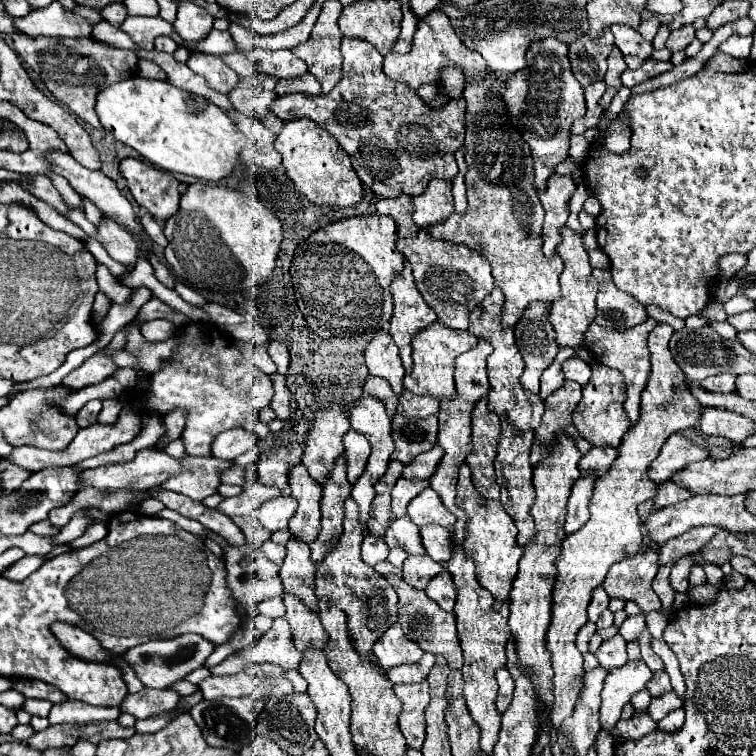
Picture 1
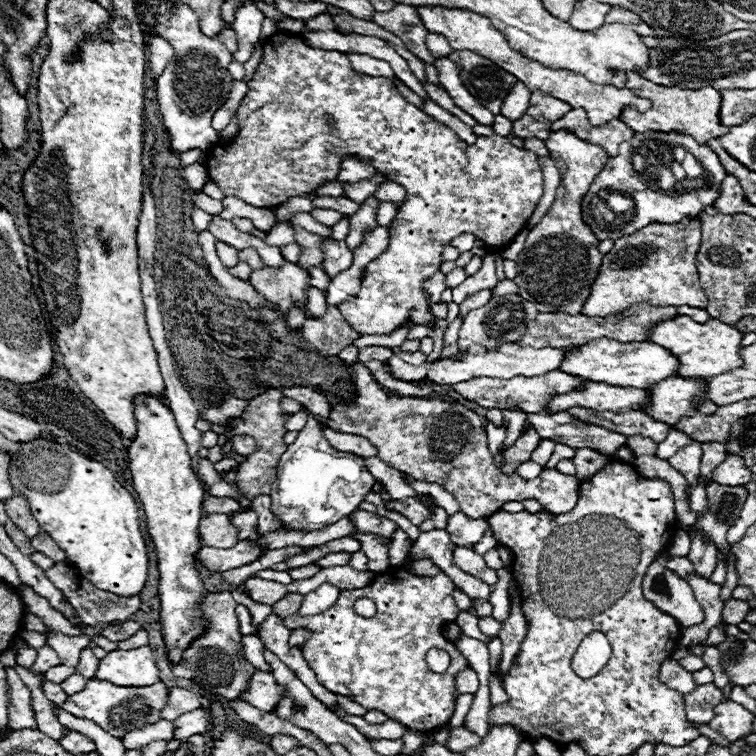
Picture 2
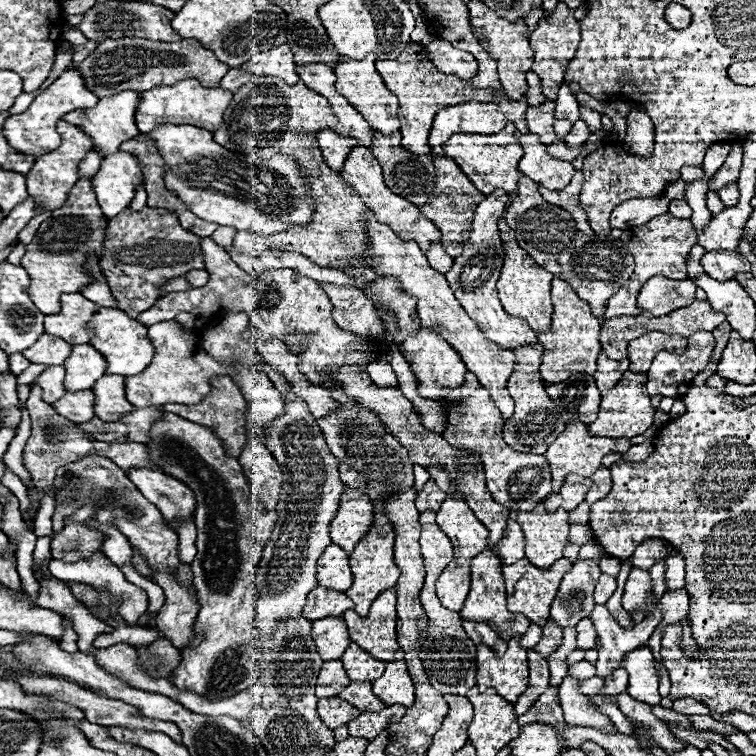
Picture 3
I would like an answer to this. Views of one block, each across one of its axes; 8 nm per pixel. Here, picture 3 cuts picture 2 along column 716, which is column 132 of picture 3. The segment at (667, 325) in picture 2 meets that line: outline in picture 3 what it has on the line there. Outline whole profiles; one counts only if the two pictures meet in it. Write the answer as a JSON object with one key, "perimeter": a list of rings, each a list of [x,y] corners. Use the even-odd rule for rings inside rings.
{"perimeter":[[[100,308],[94,318],[88,322],[88,328],[94,332],[90,344],[106,358],[106,374],[120,374],[120,376],[134,376],[142,372],[154,354],[154,346],[148,340],[146,326],[138,324],[134,318],[124,314],[118,308]]]}

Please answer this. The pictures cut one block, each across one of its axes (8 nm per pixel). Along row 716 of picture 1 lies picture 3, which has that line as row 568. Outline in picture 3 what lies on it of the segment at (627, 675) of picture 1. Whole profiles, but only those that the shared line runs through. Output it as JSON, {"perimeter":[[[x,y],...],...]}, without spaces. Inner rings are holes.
{"perimeter":[[[608,556],[600,558],[600,570],[602,570],[604,574],[610,574],[610,576],[618,576],[620,564],[622,564],[622,562],[620,562],[618,558],[608,558]]]}

